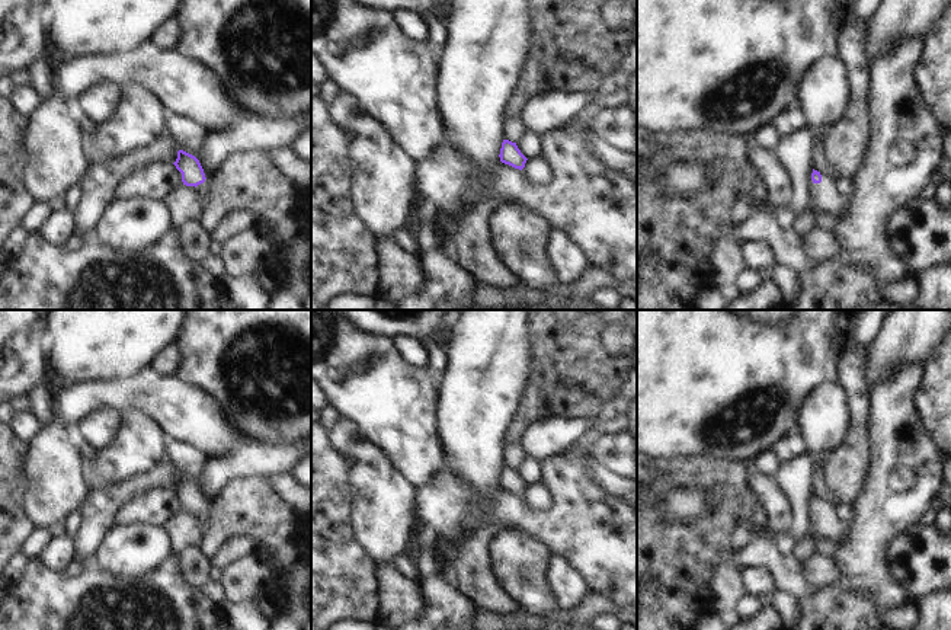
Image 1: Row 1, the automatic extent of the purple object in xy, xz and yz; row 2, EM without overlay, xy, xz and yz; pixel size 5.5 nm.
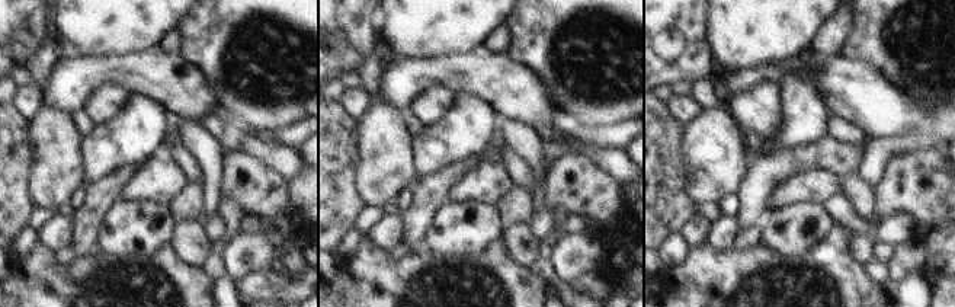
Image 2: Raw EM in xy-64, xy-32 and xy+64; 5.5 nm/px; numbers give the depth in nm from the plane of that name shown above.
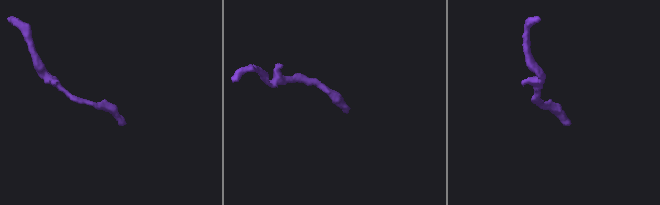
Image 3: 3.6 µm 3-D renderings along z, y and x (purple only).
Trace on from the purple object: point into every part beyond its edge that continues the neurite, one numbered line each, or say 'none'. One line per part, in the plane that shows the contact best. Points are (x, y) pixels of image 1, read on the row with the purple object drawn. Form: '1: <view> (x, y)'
1: yz (826, 197)

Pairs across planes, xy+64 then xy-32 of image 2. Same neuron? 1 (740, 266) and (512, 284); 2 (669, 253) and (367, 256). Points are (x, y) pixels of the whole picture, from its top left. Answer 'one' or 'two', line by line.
1: one
2: two

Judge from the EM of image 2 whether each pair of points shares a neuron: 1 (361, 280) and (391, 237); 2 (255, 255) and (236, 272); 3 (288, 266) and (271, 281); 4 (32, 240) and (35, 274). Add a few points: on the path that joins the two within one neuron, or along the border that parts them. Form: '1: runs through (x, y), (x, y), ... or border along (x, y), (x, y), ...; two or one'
1: border along (367, 236), (385, 250); two
2: runs through (250, 259), (240, 268); one
3: border along (271, 268), (288, 278), (295, 278), (303, 269); two
4: border along (39, 243), (21, 261); two

